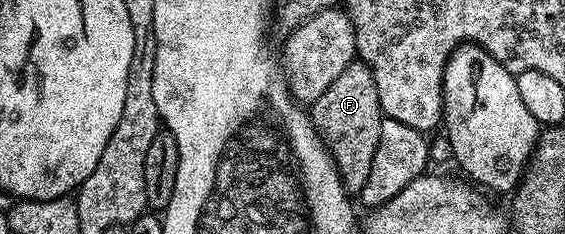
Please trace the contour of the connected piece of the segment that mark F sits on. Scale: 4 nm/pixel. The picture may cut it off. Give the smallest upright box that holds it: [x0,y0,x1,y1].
[312,60,384,196]

